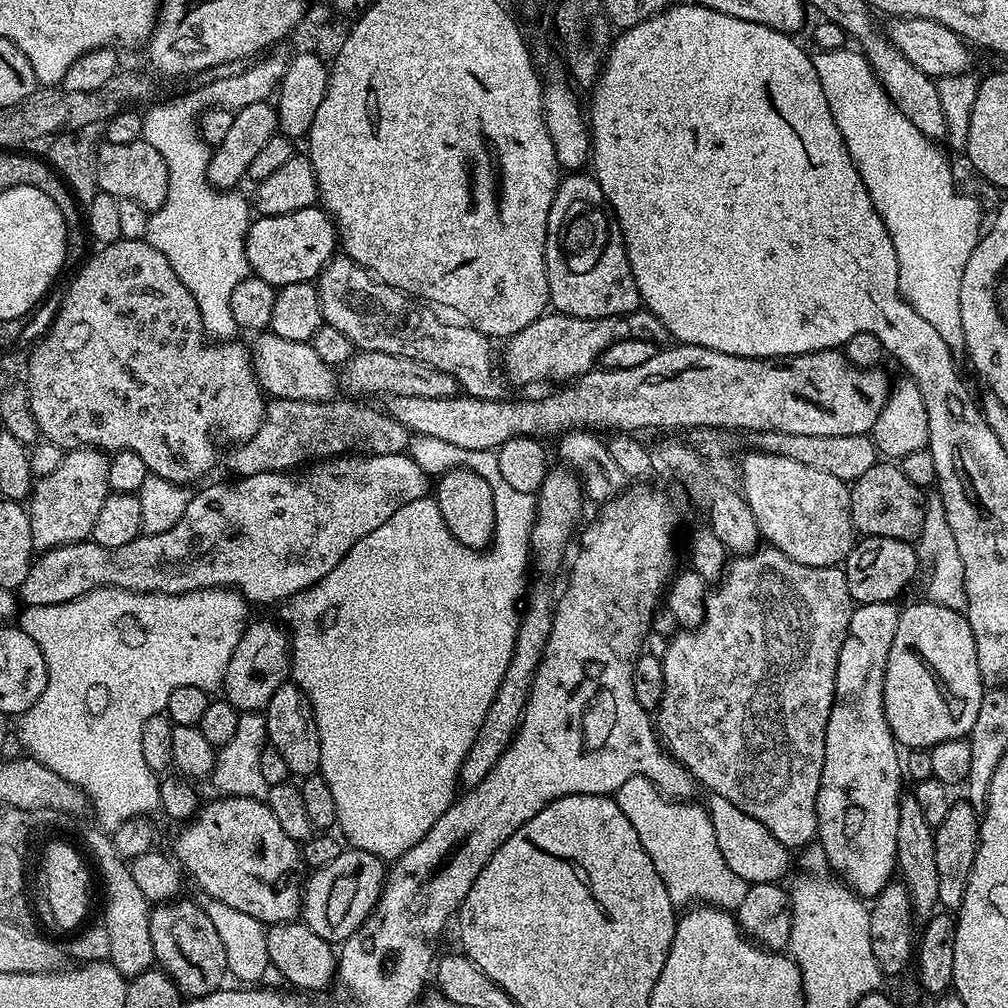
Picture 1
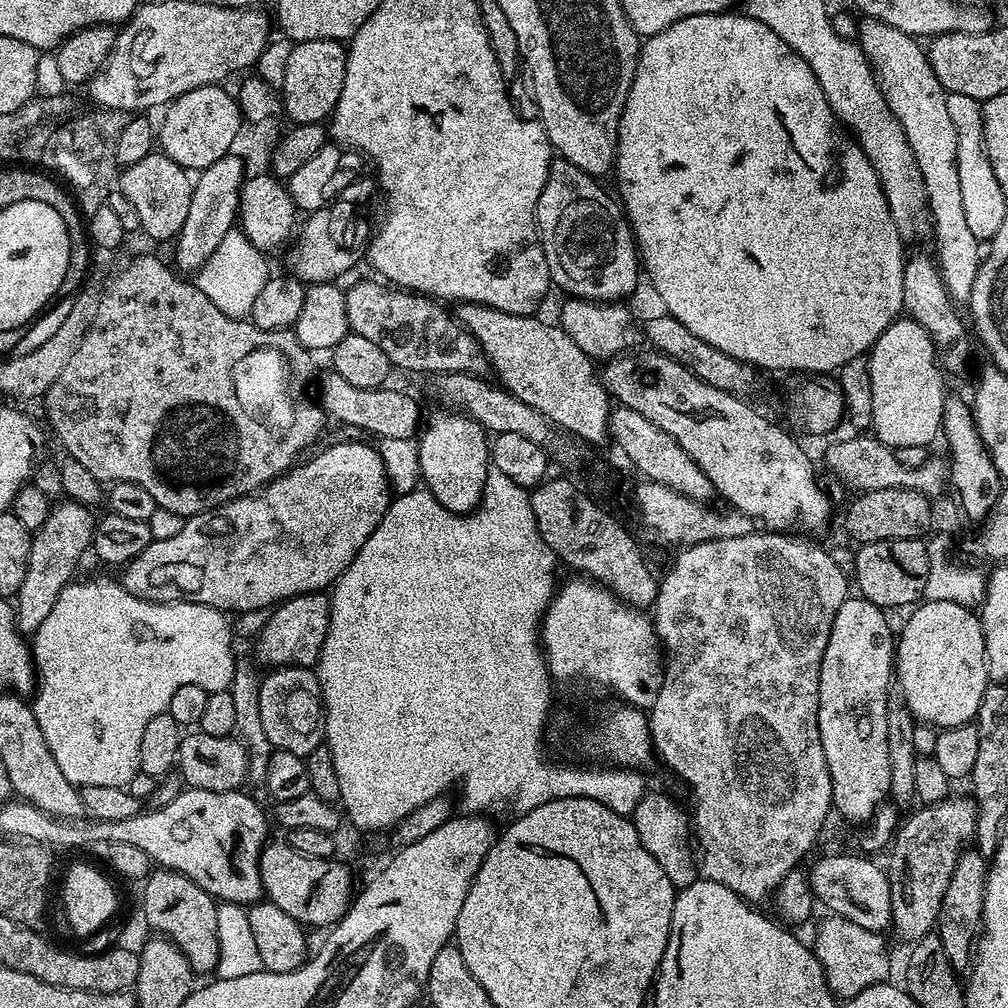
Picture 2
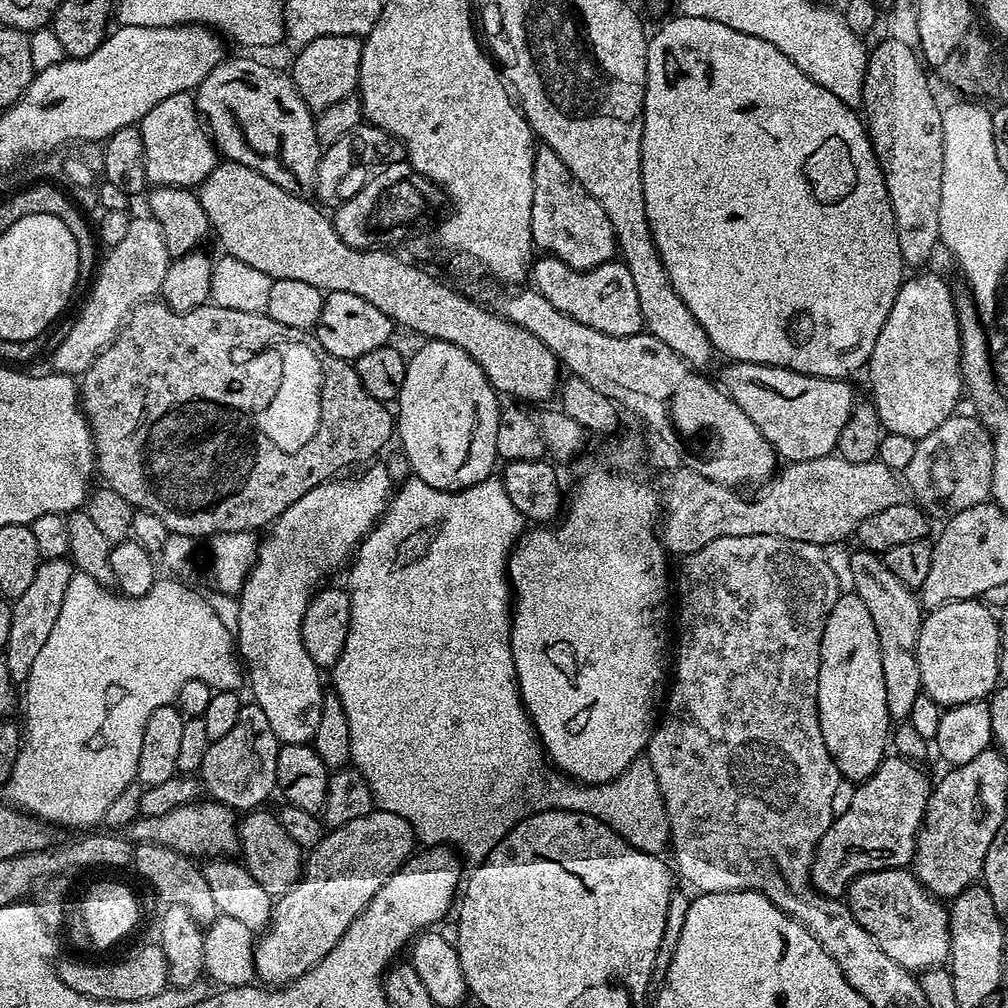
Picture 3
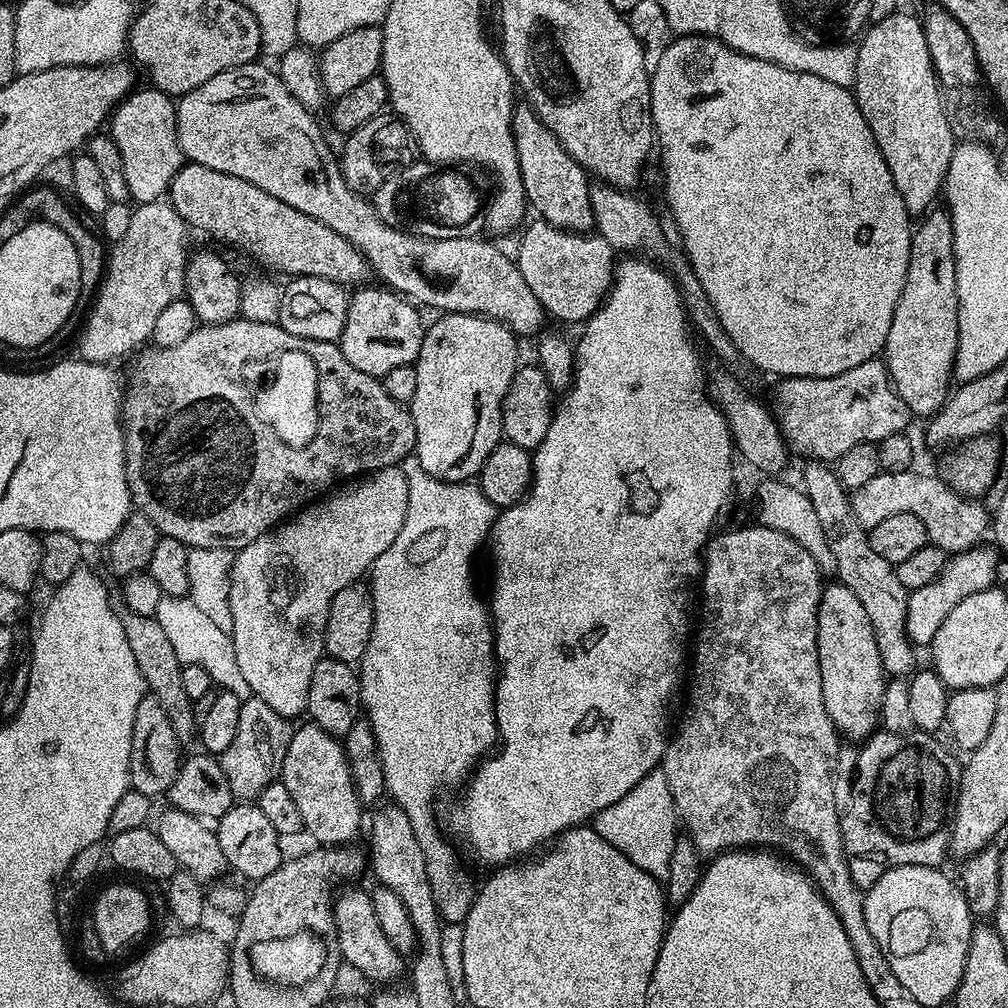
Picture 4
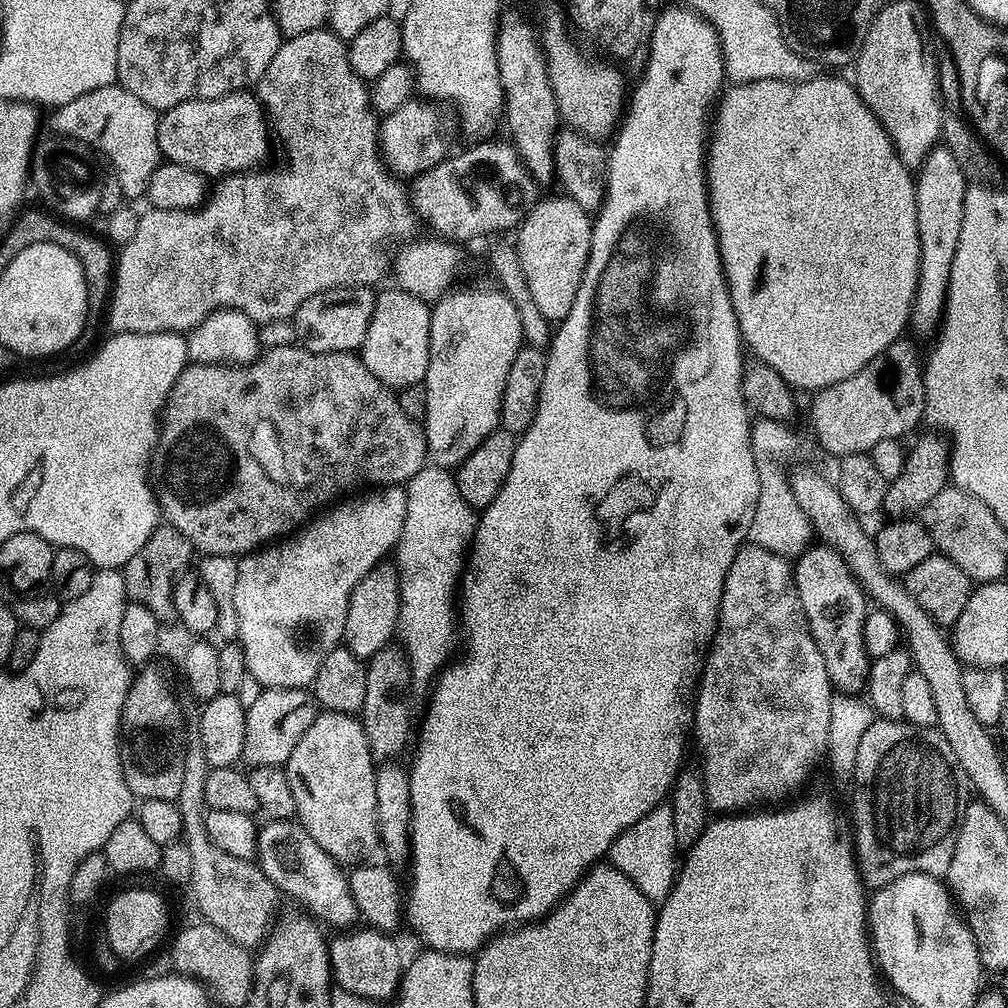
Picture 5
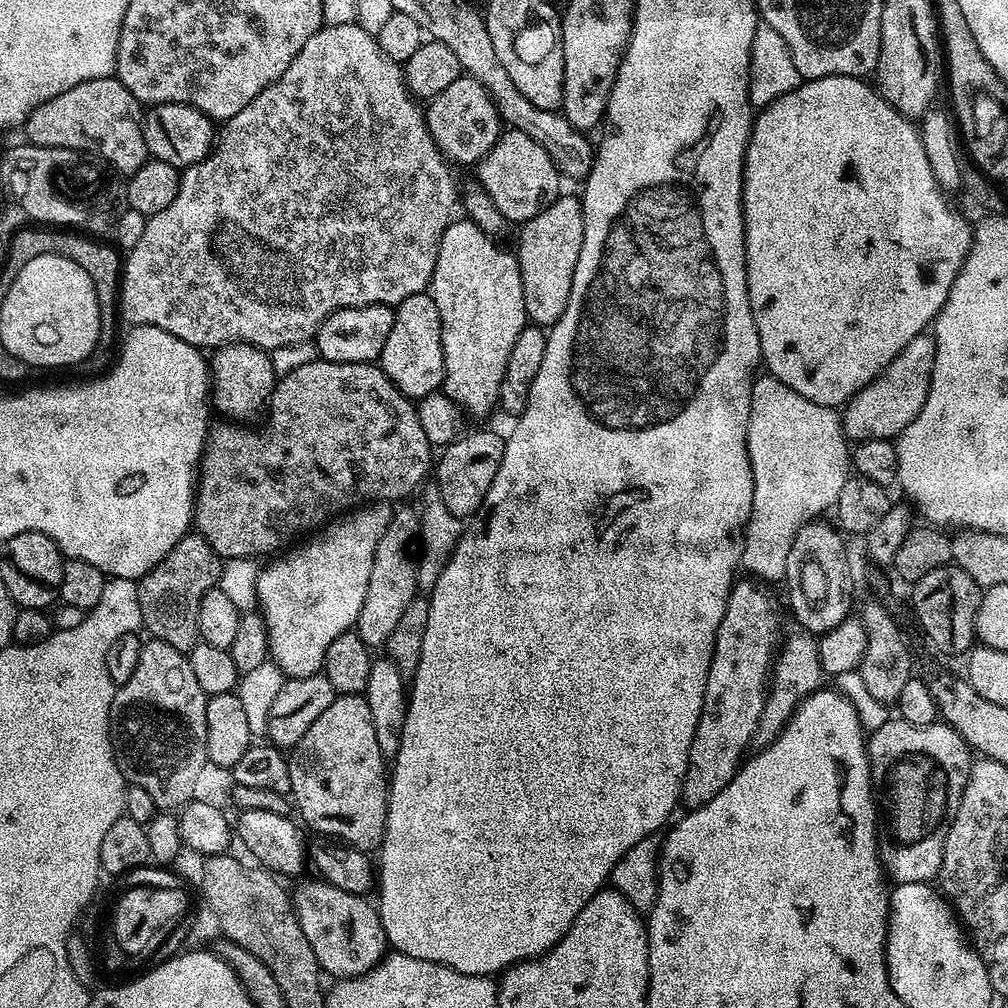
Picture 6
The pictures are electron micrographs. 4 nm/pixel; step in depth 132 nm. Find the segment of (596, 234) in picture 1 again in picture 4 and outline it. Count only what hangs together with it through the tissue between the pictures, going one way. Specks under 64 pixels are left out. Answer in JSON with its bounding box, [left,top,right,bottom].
[512,102,594,233]

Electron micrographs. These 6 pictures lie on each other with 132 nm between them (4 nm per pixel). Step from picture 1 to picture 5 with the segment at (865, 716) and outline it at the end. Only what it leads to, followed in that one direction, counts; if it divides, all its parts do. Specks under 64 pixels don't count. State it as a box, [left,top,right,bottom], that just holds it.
[794,542,870,693]

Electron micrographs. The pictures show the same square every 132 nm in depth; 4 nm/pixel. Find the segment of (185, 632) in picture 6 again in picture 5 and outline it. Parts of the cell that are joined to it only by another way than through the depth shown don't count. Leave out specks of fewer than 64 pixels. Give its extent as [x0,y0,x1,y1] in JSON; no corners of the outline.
[122,523,194,626]

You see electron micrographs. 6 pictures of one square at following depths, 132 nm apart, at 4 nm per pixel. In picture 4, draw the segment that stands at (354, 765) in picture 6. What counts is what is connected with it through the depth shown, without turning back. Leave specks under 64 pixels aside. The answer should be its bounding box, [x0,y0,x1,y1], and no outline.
[279,722,362,846]

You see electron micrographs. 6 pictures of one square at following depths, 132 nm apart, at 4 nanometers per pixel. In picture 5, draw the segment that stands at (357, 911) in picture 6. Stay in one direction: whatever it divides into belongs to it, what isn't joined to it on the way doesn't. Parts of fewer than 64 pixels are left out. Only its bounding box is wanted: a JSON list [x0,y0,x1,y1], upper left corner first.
[328,926,406,1002]

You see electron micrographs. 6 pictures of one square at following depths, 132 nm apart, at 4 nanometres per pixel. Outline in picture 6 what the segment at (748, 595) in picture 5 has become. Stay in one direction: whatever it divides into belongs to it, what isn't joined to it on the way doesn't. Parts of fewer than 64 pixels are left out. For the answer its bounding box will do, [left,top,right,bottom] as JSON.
[756,630,826,745]

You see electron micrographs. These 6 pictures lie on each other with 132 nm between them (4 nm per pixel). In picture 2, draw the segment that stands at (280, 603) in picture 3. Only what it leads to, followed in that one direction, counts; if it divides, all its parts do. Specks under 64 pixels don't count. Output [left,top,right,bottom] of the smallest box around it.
[259,668,325,757]

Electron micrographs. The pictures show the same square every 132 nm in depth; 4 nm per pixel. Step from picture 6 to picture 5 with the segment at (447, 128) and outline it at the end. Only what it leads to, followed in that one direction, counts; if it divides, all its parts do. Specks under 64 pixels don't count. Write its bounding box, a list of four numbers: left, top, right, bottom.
[379,98,448,178]

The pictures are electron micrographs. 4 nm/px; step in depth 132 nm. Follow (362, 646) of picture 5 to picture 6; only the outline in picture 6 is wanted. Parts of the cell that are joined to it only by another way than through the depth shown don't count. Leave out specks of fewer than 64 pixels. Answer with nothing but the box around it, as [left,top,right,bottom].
[354,507,420,649]

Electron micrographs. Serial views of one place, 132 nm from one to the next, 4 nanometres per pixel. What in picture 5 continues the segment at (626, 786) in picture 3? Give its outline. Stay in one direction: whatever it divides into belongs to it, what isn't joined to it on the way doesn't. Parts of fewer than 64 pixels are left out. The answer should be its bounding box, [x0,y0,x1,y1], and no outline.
[606,803,678,906]

